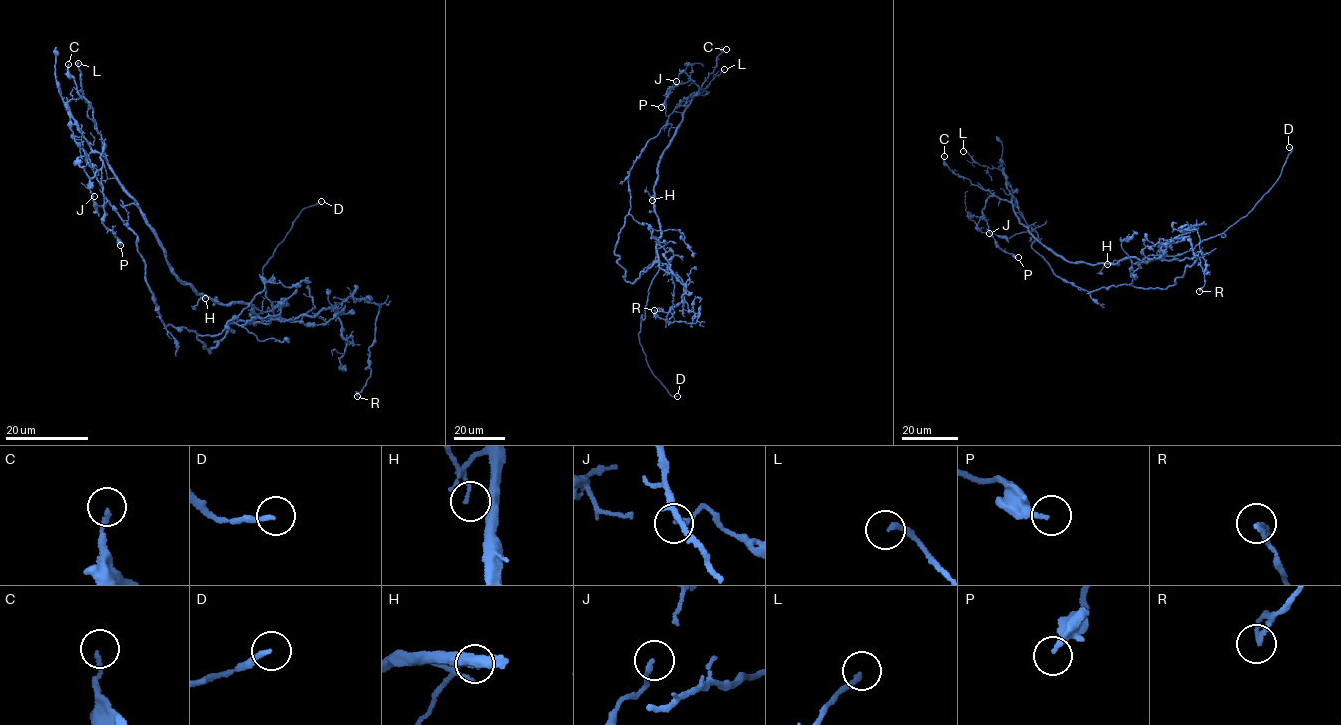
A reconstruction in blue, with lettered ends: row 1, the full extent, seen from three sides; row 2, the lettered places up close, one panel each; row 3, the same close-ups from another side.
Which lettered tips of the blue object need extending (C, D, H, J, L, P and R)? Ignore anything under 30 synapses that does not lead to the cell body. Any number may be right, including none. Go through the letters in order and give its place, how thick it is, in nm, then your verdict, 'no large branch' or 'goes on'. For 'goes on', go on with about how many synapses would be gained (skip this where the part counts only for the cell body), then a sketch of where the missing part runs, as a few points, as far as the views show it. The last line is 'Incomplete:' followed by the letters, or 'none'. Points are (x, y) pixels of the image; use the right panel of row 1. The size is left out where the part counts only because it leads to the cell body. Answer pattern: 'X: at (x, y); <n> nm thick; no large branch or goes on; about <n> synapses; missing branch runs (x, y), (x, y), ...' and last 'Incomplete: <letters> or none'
C: at (944, 156); 160 nm thick; no large branch
D: at (1289, 147); 180 nm thick; goes on; missing branch runs (1289, 147), (1291, 151), (1301, 150), (1312, 155), (1320, 178), (1312, 182)
H: at (1107, 264); 100 nm thick; no large branch
J: at (989, 233); 150 nm thick; no large branch
L: at (963, 151); 200 nm thick; no large branch
P: at (1018, 257); 240 nm thick; no large branch
R: at (1199, 291); 170 nm thick; no large branch
Incomplete: D

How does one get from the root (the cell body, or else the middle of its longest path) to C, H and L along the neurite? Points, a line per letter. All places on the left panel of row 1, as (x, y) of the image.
C: (221, 303), (195, 293), (172, 273), (144, 213), (102, 151), (93, 109), (80, 96), (68, 64)
H: (221, 303), (205, 298)
L: (221, 303), (195, 293), (172, 273), (144, 213), (77, 127), (68, 104), (82, 98), (78, 63)

